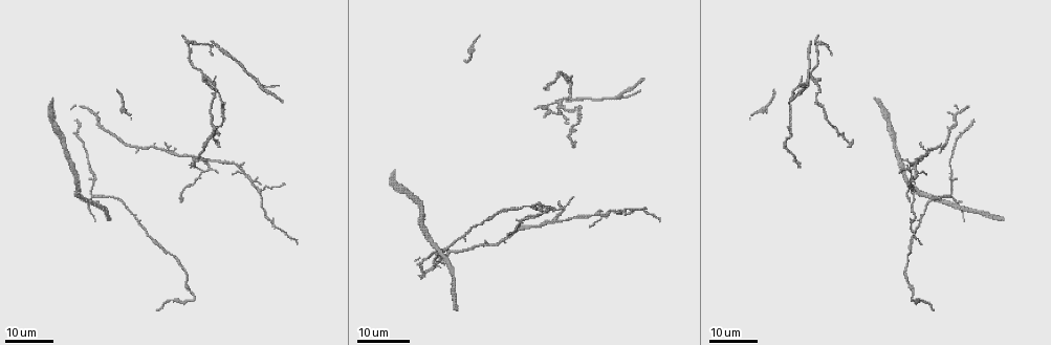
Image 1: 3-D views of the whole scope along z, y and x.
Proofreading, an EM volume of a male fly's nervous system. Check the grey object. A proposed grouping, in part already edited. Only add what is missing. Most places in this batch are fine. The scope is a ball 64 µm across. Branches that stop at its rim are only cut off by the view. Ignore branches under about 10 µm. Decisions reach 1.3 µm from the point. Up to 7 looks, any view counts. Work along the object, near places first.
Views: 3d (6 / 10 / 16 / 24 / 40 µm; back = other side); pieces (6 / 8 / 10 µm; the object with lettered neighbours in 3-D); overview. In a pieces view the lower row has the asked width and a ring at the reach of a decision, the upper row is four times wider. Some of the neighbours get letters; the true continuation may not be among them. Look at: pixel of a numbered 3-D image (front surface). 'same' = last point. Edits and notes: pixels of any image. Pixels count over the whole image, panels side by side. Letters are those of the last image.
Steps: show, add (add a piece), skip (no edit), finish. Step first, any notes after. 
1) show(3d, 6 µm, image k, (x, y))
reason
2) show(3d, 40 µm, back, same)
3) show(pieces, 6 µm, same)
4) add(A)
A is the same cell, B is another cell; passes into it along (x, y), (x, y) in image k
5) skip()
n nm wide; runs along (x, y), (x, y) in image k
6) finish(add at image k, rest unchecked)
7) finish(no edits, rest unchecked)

show(3d, 16 µm, image 1, (920, 142))

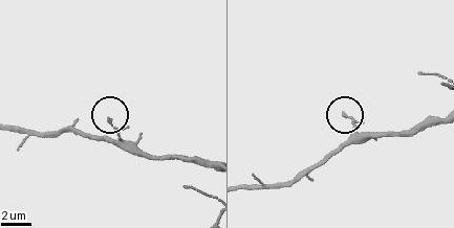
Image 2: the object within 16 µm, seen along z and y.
show(pieces, 10 µm, image 2, (345, 114))

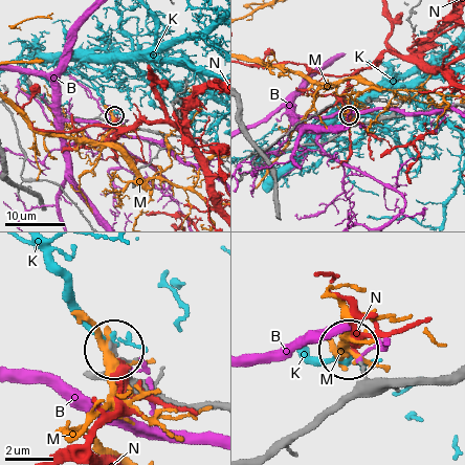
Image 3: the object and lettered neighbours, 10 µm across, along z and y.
skip()
B, K, M and N are other cells; none of them fits

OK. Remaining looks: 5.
show(3d, 24 µm, image 1, (89, 179))
thin end

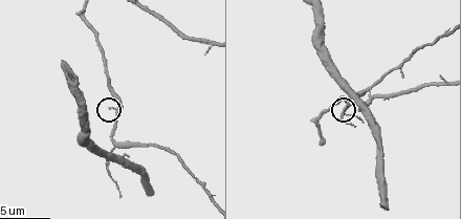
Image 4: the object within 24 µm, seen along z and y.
show(pieces, 6 µm, image 4, (110, 108))

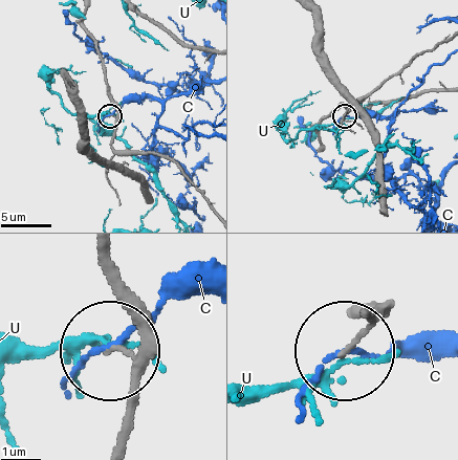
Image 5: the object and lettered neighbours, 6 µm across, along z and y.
skip()
C and U are other cells; none of them fits

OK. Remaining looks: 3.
show(3d, 24 µm, image 1, (948, 113))
tapers out

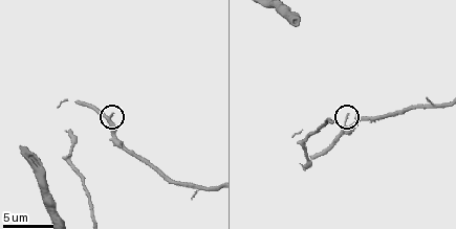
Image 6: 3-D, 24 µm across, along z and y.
show(pieces, 6 µm, image 6, (114, 113))

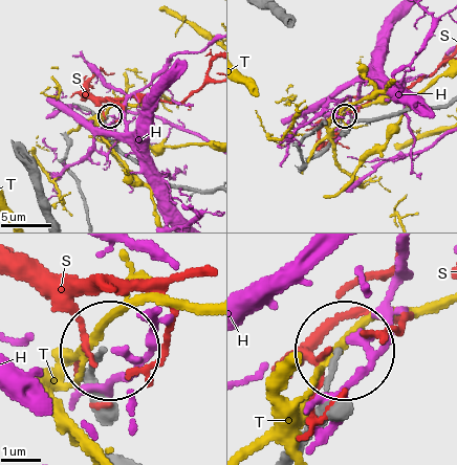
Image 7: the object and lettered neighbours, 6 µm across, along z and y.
skip()
H, S and T are other cells; no lettered piece goes on from it

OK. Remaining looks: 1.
finish(no edits, rest unchecked)

